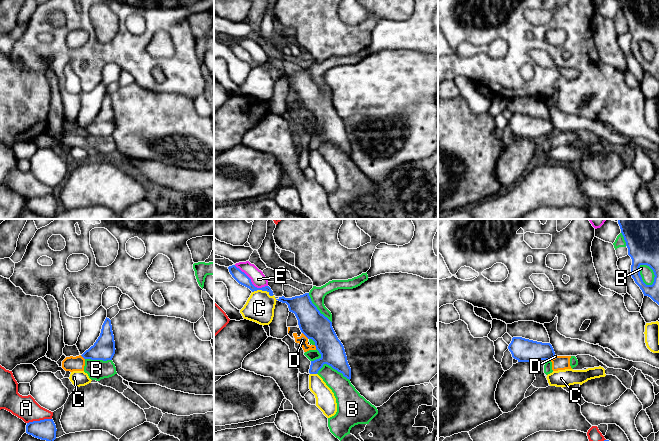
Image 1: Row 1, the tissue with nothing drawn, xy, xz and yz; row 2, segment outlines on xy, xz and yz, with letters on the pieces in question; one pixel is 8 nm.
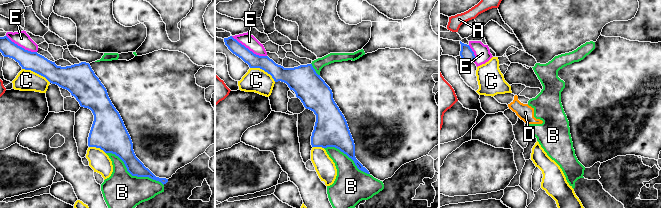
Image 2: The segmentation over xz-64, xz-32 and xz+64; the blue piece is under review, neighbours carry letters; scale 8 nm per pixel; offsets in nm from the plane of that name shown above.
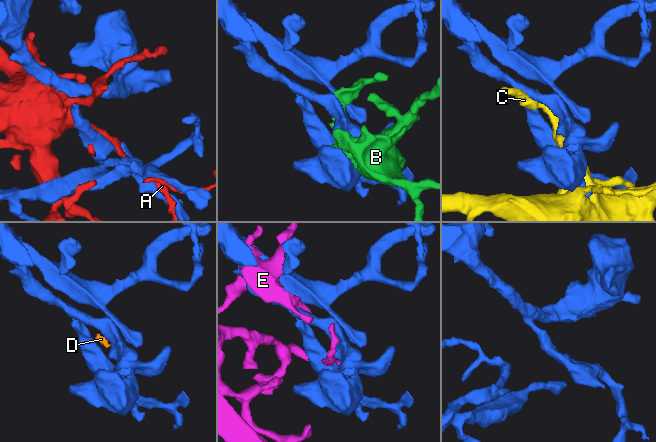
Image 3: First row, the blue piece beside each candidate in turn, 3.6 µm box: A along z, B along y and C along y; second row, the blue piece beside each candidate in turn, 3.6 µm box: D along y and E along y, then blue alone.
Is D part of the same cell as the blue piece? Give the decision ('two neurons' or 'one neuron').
two neurons

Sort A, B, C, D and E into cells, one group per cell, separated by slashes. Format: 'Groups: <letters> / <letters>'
Groups: A / B D / C / E

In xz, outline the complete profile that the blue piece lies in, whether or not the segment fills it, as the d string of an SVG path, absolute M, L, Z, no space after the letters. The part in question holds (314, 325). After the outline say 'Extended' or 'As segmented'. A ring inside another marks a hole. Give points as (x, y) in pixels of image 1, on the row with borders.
M309 293L292 298L284 296L276 299L288 305L289 311L294 313L301 332L315 342L316 349L321 354L319 359L311 361L309 373L317 374L324 364L351 379L351 368L347 361L345 349L338 339L332 322L325 317L312 303Z. As segmented

